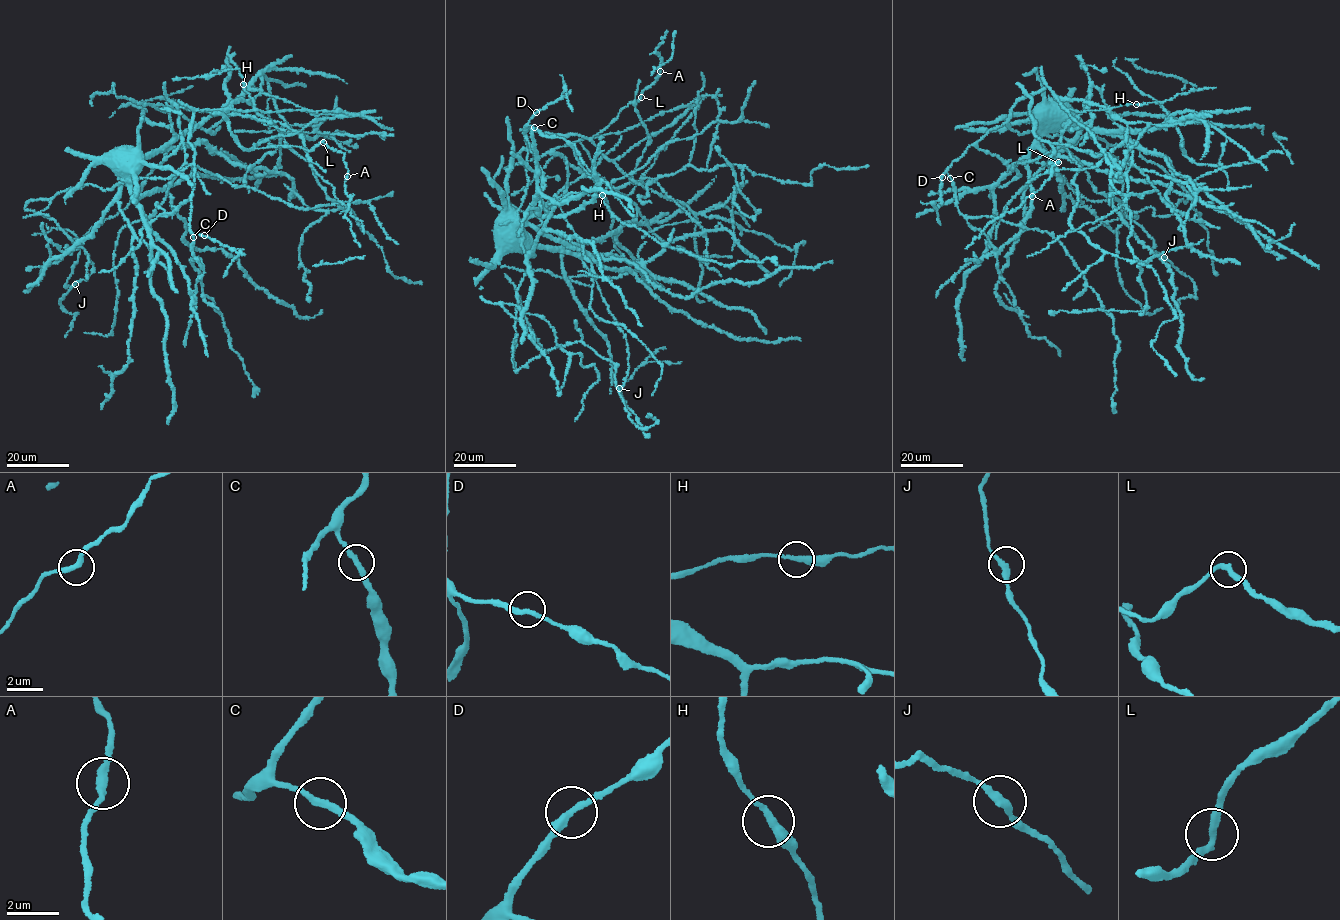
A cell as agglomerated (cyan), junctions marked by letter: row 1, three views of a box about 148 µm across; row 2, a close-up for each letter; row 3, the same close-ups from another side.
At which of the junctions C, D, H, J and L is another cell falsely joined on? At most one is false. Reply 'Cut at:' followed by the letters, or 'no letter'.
Cut at: L

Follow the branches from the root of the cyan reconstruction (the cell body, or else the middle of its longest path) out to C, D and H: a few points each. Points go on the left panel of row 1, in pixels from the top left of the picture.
C: (134, 160), (131, 175), (136, 180), (167, 179), (194, 164), (189, 223), (193, 237)
D: (134, 160), (131, 175), (136, 180), (167, 179), (194, 164), (190, 229), (204, 235)
H: (134, 160), (131, 175), (136, 180), (167, 179), (192, 163), (188, 136), (193, 111), (254, 109), (243, 84)

